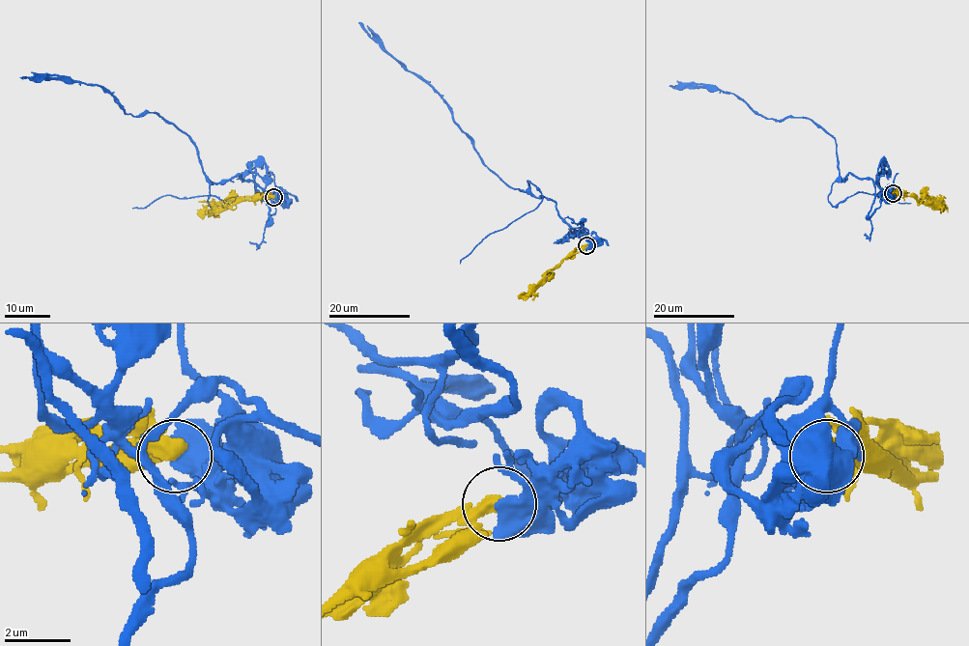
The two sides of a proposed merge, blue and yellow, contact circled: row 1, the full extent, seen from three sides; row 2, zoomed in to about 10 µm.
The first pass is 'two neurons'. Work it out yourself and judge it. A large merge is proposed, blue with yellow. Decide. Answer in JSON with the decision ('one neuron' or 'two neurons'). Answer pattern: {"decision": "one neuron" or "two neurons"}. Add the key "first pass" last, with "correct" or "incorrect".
{"decision": "one neuron", "first pass": "incorrect"}

